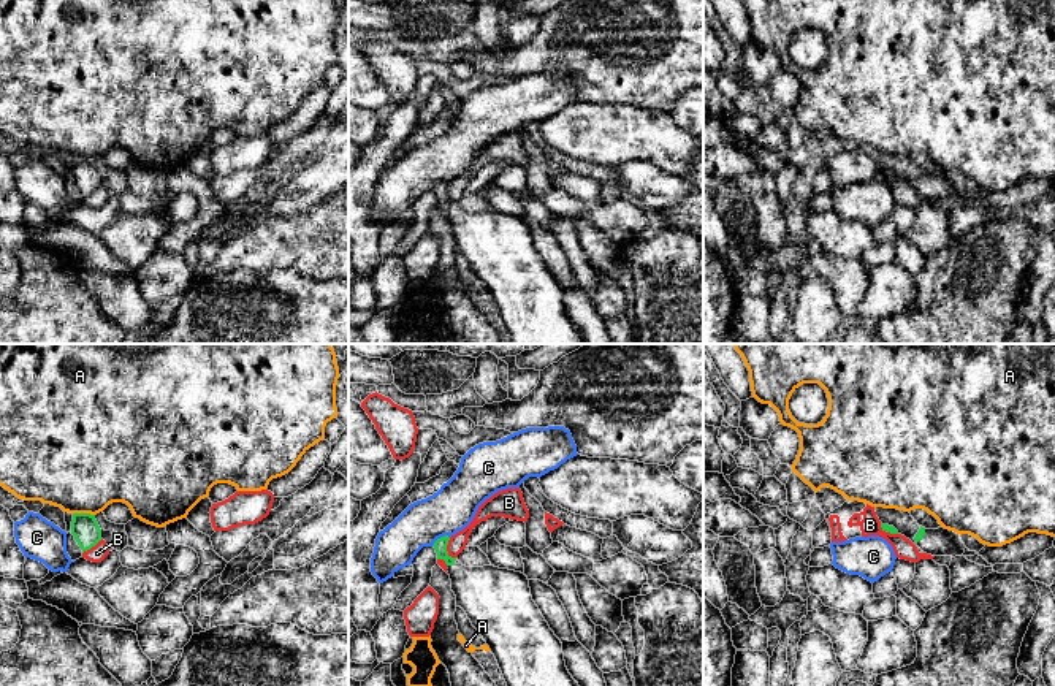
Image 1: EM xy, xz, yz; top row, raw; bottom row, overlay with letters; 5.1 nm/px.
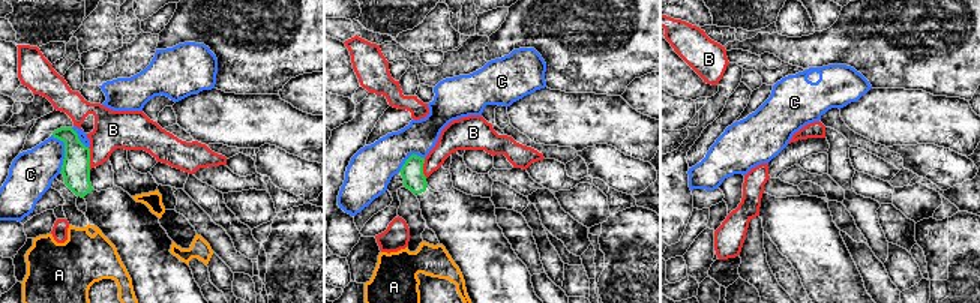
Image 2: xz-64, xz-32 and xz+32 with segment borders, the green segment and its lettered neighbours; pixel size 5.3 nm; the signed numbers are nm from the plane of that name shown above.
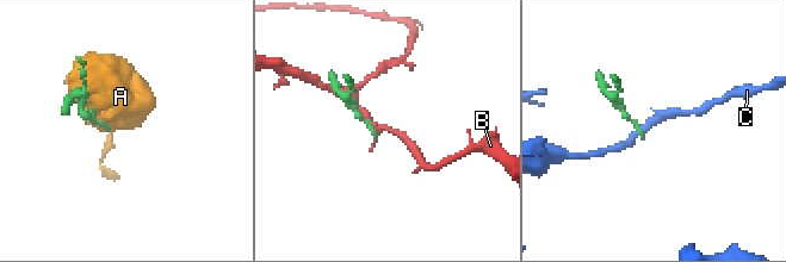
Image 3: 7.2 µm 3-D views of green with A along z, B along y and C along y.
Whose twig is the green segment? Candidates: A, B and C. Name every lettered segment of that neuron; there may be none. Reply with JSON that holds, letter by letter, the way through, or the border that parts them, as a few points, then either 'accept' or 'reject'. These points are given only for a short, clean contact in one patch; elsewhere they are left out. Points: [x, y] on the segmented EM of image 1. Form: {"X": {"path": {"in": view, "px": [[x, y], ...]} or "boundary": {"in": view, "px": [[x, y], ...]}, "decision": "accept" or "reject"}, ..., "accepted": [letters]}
{"A": {"decision": "reject"}, "B": {"boundary": {"in": "xz", "px": [[450, 537], [447, 552], [455, 558]]}, "decision": "reject"}, "C": {"boundary": {"in": "xz", "px": [[449, 536], [441, 536], [431, 545]]}, "decision": "reject"}, "accepted": []}

